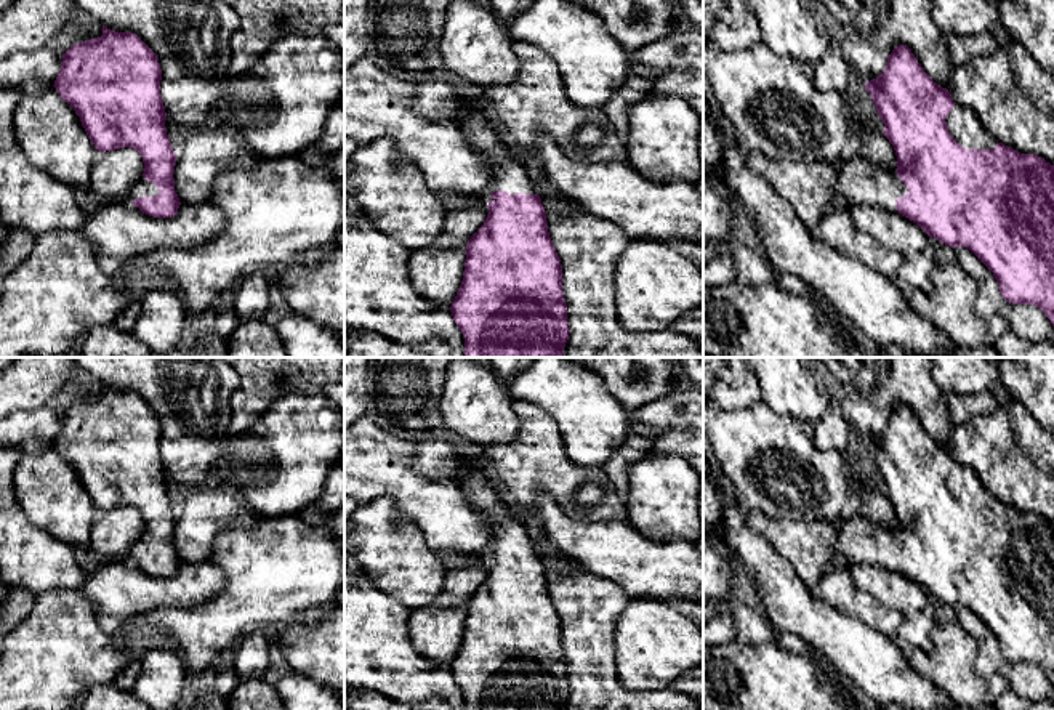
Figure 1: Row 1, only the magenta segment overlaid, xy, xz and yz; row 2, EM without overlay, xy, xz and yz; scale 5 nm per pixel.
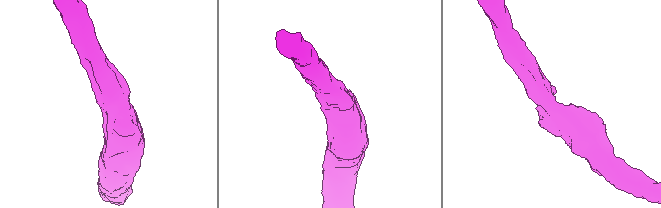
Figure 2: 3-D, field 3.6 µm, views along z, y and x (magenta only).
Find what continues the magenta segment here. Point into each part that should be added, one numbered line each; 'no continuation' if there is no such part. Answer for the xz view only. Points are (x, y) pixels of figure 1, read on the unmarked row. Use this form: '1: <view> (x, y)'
1: xz (484, 496)

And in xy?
1: xy (143, 547)

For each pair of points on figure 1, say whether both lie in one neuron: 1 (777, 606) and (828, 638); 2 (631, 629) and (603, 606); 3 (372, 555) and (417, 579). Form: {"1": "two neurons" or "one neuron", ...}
{"1": "one neuron", "2": "two neurons", "3": "one neuron"}

